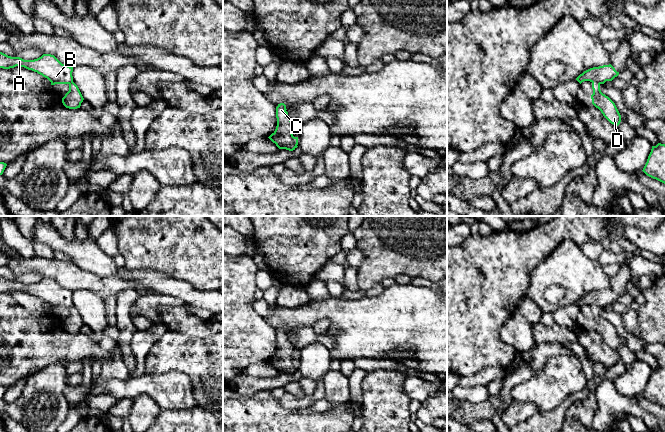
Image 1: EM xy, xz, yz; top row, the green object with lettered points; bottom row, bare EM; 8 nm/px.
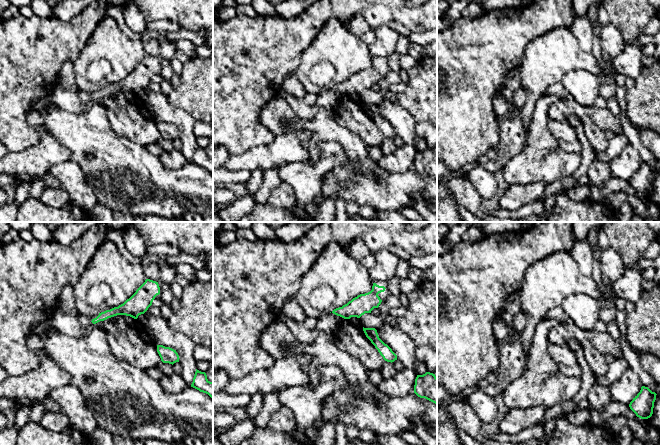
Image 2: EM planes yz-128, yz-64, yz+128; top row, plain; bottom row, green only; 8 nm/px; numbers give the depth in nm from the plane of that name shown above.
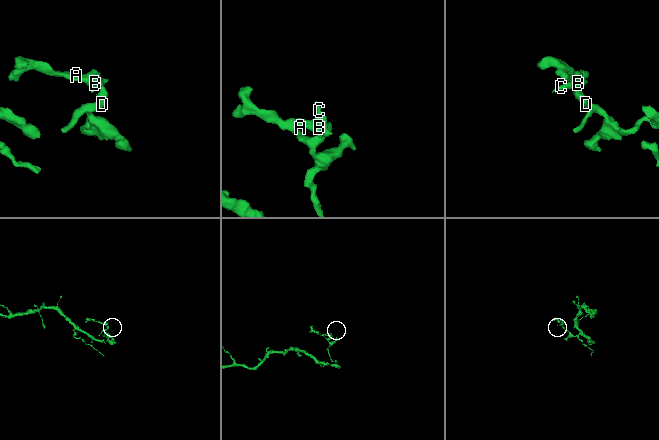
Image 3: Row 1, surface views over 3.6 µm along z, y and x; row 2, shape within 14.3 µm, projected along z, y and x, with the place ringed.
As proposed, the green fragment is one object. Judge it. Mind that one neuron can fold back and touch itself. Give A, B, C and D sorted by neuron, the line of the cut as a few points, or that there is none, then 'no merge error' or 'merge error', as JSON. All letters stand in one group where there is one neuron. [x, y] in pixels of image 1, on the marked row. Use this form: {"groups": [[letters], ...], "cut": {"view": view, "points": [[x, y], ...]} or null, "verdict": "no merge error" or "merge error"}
{"groups": [["A", "B", "C"], ["D"]], "cut": {"view": "yz", "points": [[592, 82], [599, 84]]}, "verdict": "merge error"}

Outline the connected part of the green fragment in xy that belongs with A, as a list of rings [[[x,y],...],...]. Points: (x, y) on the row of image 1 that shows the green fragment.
[[[0,52],[0,68],[10,69],[16,66],[32,70],[47,78],[51,85],[70,84],[73,82],[73,67],[62,64],[54,55],[43,54],[34,60],[11,57]]]

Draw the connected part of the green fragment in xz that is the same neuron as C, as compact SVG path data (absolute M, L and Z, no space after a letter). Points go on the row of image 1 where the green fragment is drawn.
M280 103L276 107L277 126L268 138L275 143L279 149L293 151L298 147L295 142L295 137L292 134L292 130L296 125L289 118L286 110L284 103Z

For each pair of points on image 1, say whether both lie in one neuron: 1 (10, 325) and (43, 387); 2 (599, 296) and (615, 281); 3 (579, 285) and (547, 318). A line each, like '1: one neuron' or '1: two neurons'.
1: two neurons
2: one neuron
3: two neurons

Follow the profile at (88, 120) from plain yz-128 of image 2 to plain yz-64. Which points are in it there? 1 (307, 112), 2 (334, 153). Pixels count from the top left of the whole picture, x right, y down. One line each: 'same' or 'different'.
1: different
2: different

